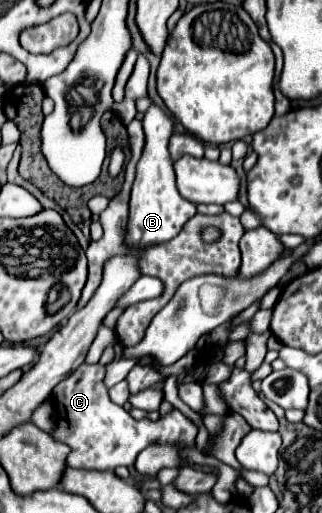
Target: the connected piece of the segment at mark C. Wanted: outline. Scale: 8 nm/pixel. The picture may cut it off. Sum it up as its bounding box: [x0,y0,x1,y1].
[51,364,207,470]

